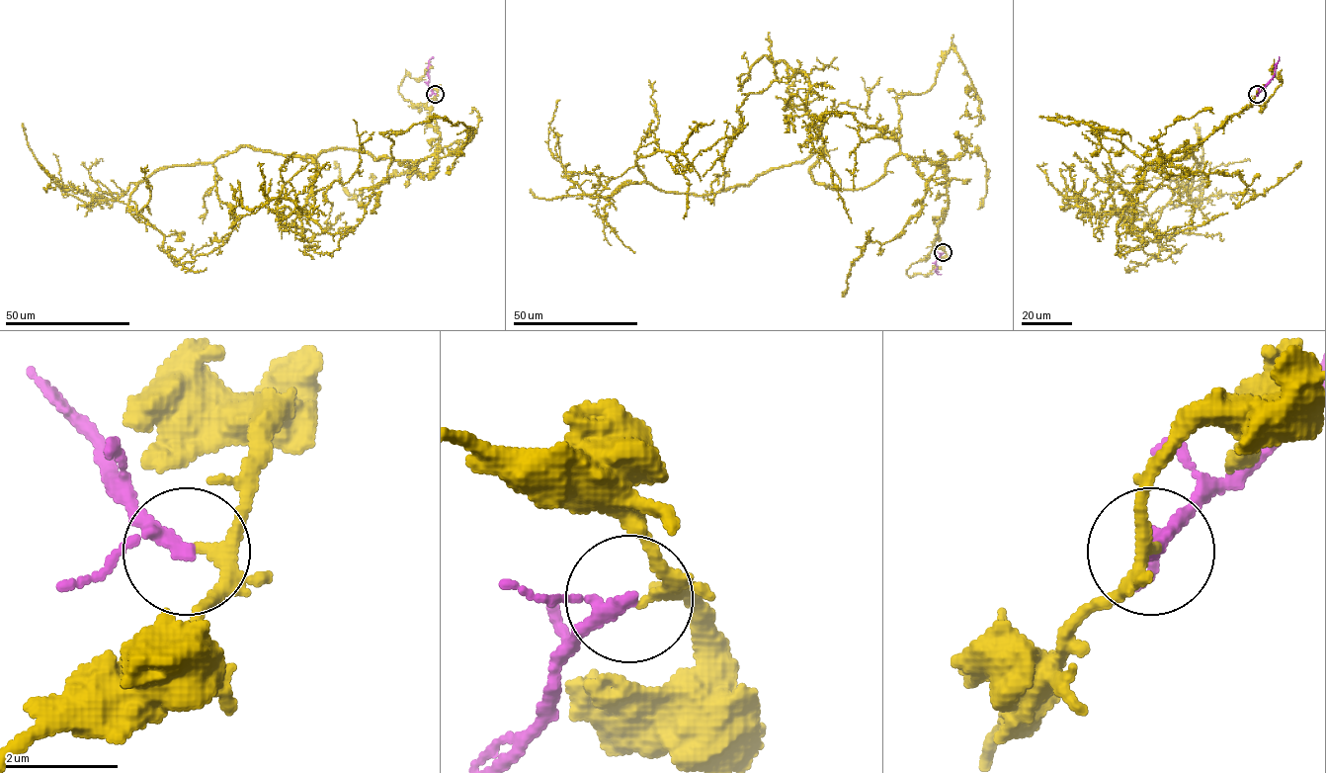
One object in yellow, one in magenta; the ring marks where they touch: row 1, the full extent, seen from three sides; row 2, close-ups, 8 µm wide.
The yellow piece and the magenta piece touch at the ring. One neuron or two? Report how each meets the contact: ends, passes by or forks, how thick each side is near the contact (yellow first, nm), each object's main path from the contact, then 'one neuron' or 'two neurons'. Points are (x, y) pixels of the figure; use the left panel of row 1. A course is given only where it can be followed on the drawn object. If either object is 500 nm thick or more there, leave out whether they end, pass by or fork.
yellow forks; magenta passes by; calibres 160 and 190 nm; course yellow (435, 93), (440, 149), (415, 162), (239, 146), (118, 198), (41, 165), (50, 179); course magenta (435, 93), (428, 85), (428, 61), (433, 57); two neurons

